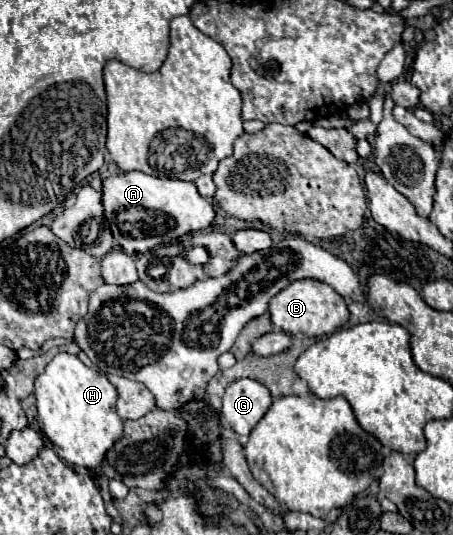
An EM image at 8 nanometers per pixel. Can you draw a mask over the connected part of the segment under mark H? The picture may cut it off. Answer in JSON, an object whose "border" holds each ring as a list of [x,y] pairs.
{"border":[[[57,354],[35,380],[39,428],[53,442],[61,460],[71,466],[97,470],[105,454],[123,434],[123,420],[115,412],[117,390],[101,372],[87,368],[73,354]]]}

